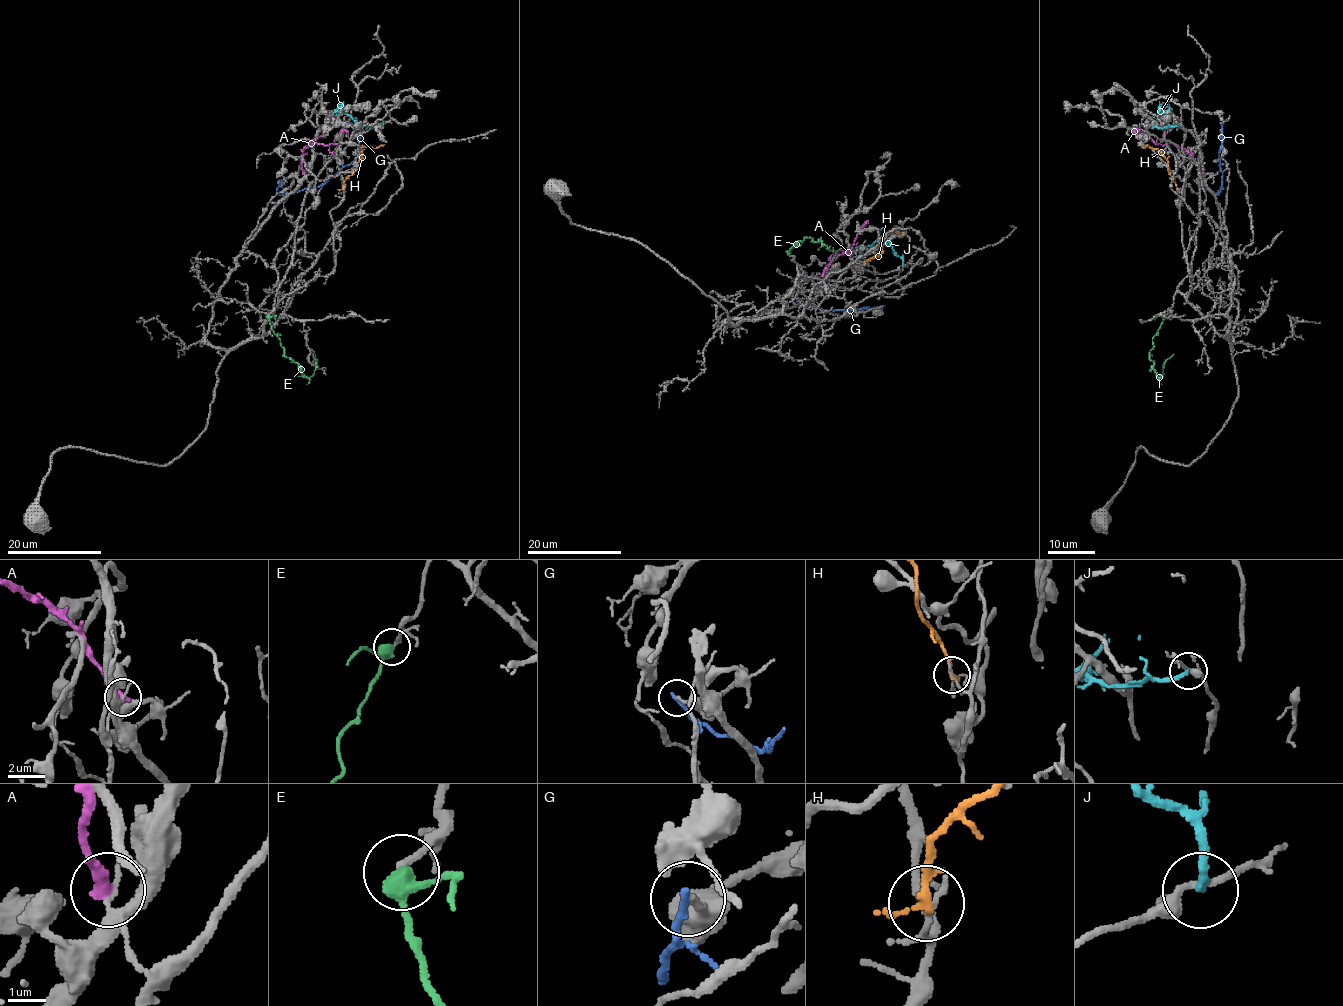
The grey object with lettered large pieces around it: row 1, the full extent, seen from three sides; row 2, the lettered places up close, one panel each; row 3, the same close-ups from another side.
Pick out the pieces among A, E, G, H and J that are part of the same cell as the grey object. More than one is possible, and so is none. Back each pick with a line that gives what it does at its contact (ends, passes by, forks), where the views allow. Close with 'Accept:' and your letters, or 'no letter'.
E: it passes by
Accept: E

